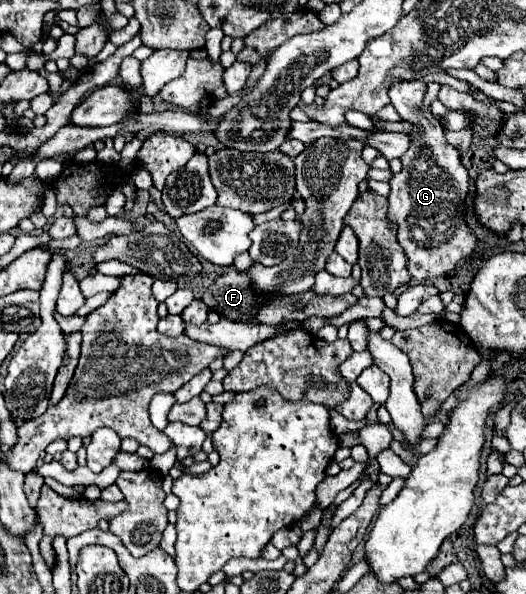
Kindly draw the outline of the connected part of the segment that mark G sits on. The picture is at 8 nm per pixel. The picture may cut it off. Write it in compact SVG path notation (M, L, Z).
M420 80L400 82L390 88L390 100L402 122L412 124L410 148L400 158L402 170L390 180L388 218L398 222L398 242L408 256L408 272L414 282L432 280L454 270L454 266L472 256L480 240L464 222L464 198L468 196L468 172L460 164L460 154L444 138L444 128L430 110L422 110L426 86Z

